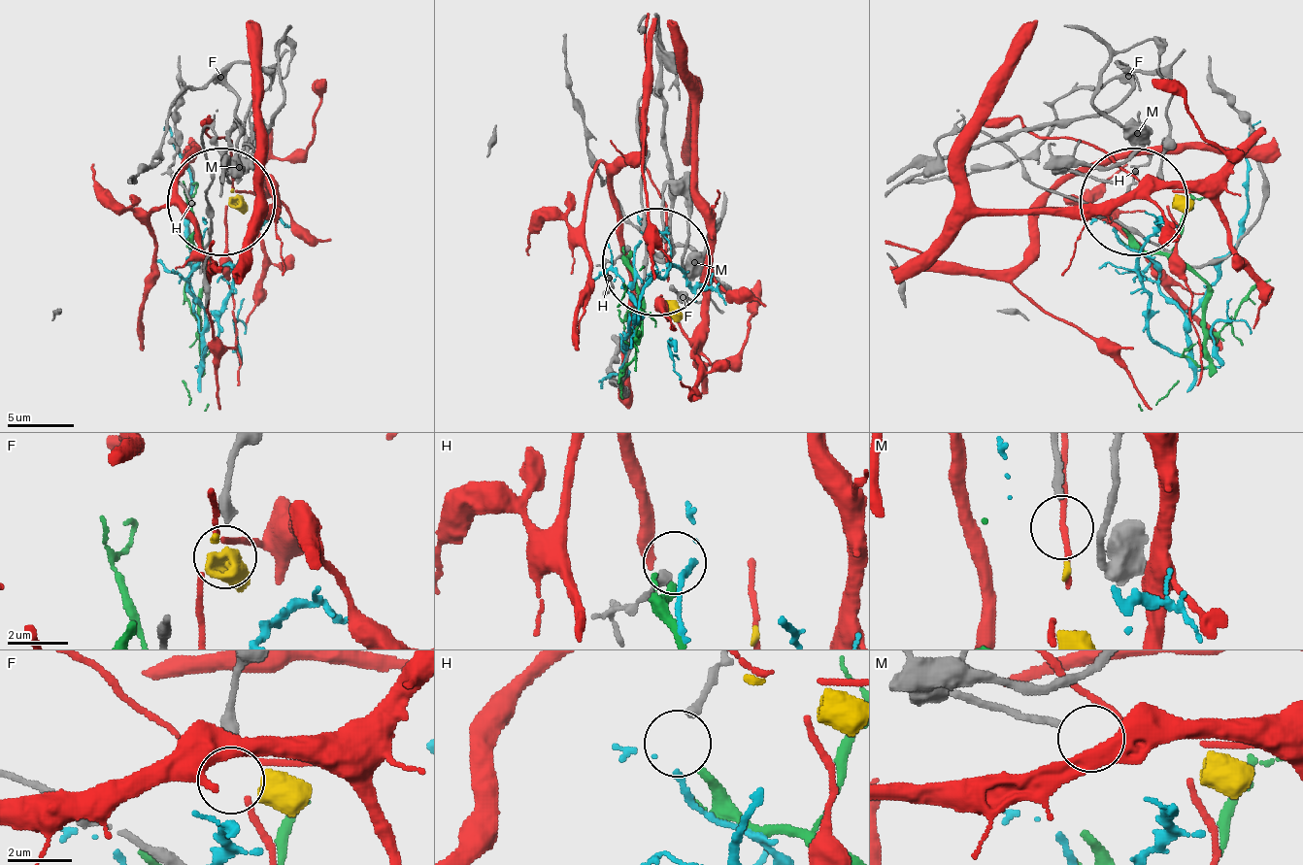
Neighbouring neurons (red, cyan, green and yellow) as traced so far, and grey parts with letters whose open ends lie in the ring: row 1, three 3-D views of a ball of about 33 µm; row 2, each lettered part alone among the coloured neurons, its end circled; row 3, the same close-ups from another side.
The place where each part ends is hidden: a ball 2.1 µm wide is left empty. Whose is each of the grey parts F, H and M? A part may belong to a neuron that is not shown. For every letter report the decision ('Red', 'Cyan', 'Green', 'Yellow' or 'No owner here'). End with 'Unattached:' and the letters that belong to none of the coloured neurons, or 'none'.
F: No owner here
H: Cyan
M: Yellow
Unattached: F

